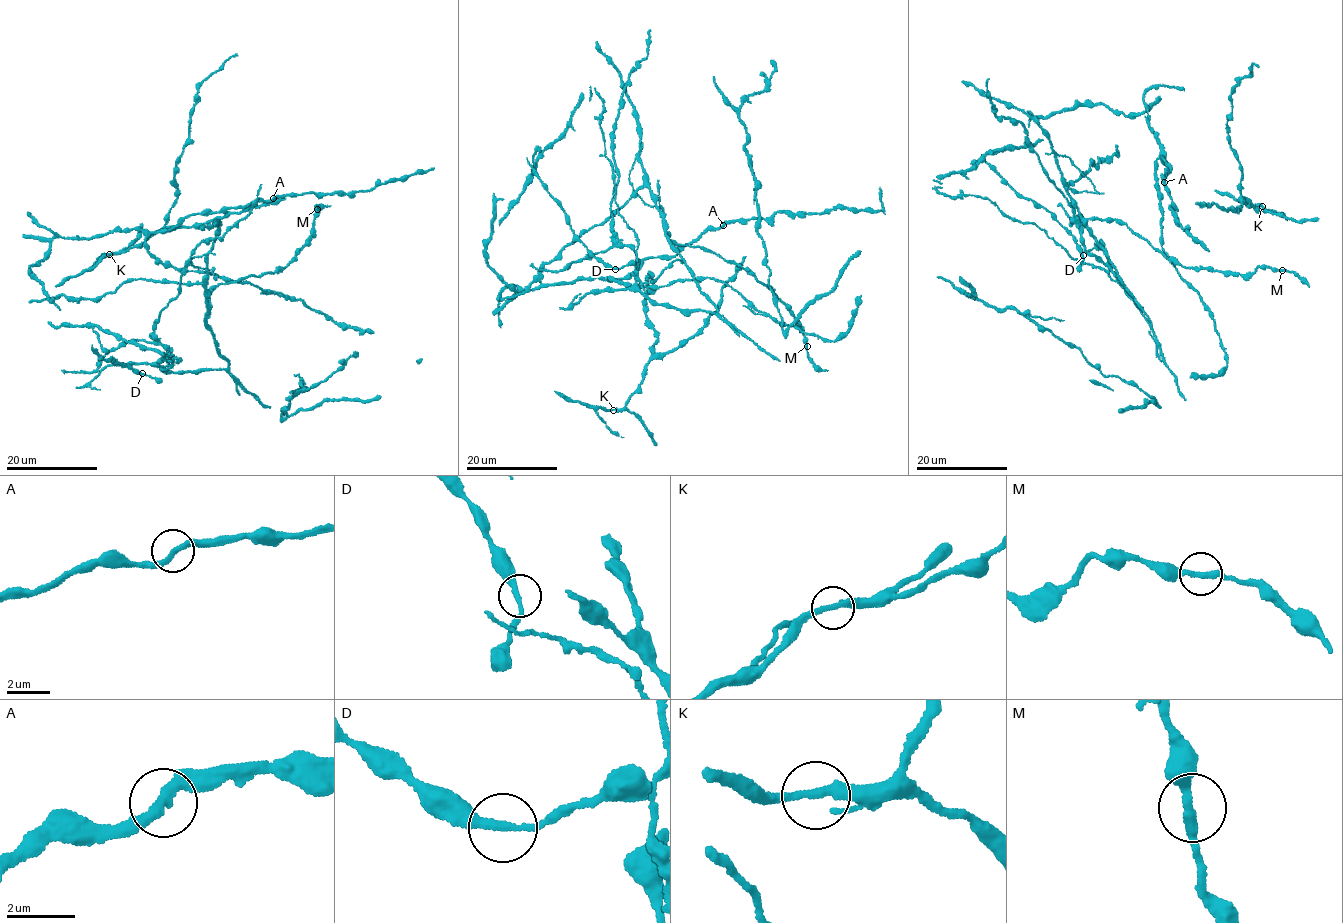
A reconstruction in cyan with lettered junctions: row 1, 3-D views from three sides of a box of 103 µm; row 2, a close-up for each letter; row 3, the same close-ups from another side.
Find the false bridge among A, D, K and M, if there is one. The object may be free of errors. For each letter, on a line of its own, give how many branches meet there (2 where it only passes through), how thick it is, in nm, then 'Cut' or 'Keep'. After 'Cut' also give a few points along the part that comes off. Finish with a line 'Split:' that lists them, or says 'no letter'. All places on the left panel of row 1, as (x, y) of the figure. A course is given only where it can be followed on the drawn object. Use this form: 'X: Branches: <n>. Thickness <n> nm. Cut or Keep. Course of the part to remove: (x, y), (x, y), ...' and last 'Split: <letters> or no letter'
A: Branches: 2. Thickness 260 nm. Keep
D: Branches: 2. Thickness 260 nm. Keep
K: Branches: 2. Thickness 240 nm. Keep
M: Branches: 2. Thickness 260 nm. Keep
Split: no letter

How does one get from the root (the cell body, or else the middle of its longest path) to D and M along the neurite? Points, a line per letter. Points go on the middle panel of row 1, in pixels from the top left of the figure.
D: (529, 176), (580, 98), (596, 93), (604, 104), (600, 128), (615, 203), (638, 246), (635, 263), (615, 269)
M: (529, 176), (596, 93), (647, 297), (717, 313), (661, 216), (670, 240), (738, 263), (773, 292), (807, 346)

